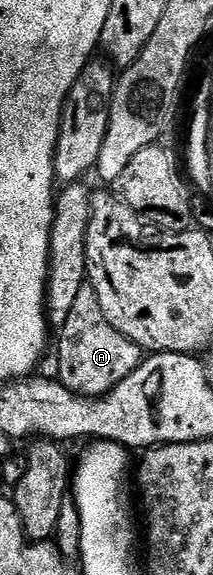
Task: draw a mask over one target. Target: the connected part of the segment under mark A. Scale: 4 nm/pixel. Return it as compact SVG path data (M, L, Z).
M83 297L75 302L65 325L58 328L59 375L58 382L66 385L74 395L98 397L114 389L145 358L143 348L130 343L101 313L94 297Z

